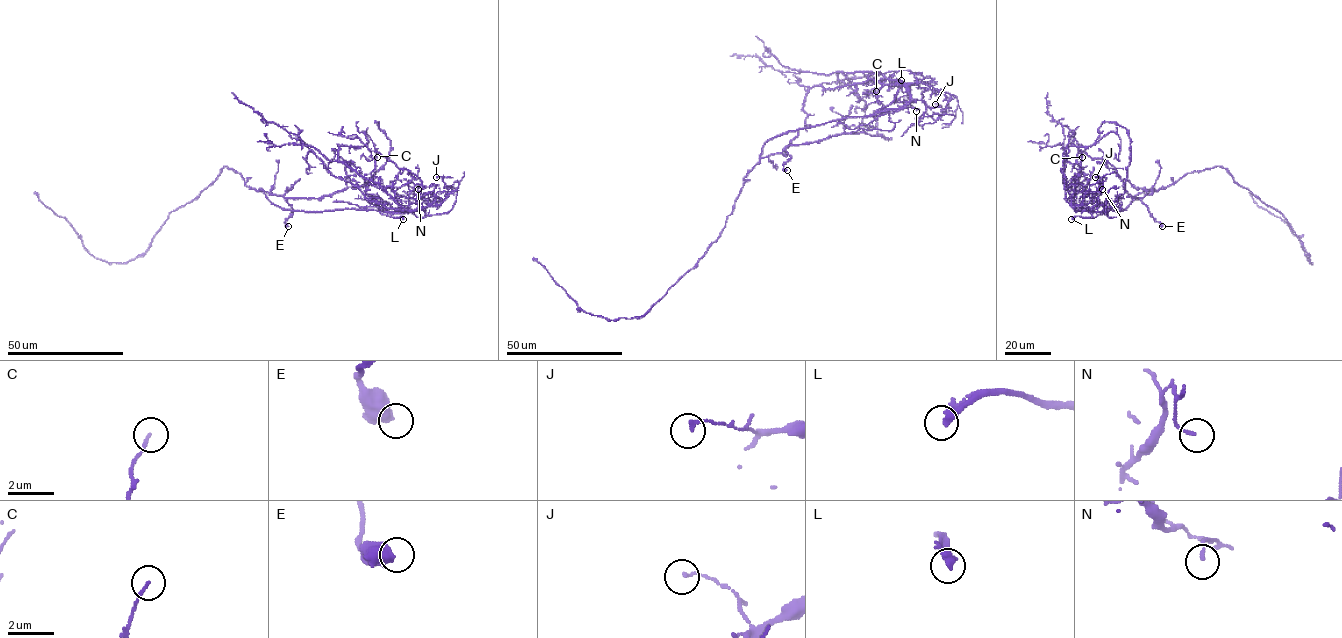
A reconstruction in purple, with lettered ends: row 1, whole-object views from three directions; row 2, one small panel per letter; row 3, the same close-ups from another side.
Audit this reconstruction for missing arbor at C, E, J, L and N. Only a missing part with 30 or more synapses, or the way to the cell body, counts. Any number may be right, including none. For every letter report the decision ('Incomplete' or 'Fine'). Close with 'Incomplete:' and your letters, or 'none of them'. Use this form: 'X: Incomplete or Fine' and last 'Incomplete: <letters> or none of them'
C: Fine
E: Fine
J: Fine
L: Incomplete
N: Fine
Incomplete: L

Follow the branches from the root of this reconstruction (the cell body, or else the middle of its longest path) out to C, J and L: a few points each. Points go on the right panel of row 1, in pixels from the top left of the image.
C: (1145, 190), (1120, 211), (1076, 210), (1084, 203), (1088, 183), (1080, 170), (1082, 157)
J: (1145, 190), (1120, 211), (1075, 211), (1085, 193), (1099, 192), (1102, 188), (1102, 179), (1095, 177)
L: (1145, 190), (1121, 211), (1103, 210), (1094, 217), (1074, 216), (1071, 219)

